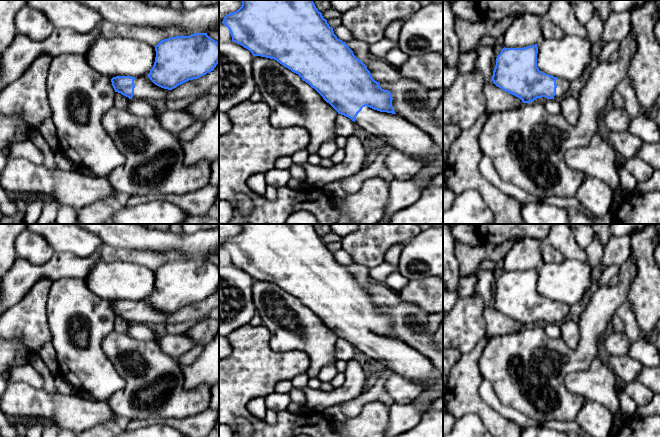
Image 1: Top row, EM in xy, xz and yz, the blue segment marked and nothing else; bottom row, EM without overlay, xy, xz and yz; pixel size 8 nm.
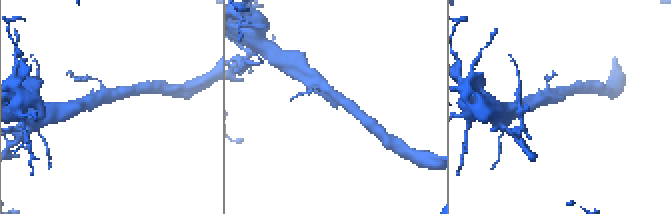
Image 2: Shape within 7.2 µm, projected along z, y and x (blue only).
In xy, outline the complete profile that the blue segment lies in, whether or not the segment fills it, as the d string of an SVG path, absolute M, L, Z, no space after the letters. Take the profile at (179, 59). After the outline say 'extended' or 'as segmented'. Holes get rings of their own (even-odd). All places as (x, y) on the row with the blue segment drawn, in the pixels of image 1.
M194 33L189 36L169 37L155 47L155 62L147 76L116 76L111 79L115 92L129 99L140 99L153 103L166 100L170 91L193 79L198 79L214 70L219 63L219 43L207 33Z; extended

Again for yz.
M537 44L524 48L503 48L496 58L493 71L493 83L522 100L523 103L534 102L537 98L561 100L569 91L570 82L558 79L539 70L537 67Z; extended

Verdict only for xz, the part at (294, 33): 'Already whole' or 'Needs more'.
Needs more

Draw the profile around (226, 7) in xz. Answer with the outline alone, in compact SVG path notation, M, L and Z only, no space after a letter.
M219 0L219 24L227 14L237 11L241 5L241 0Z

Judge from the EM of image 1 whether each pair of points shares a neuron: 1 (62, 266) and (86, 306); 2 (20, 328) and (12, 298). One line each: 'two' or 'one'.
1: two
2: two

